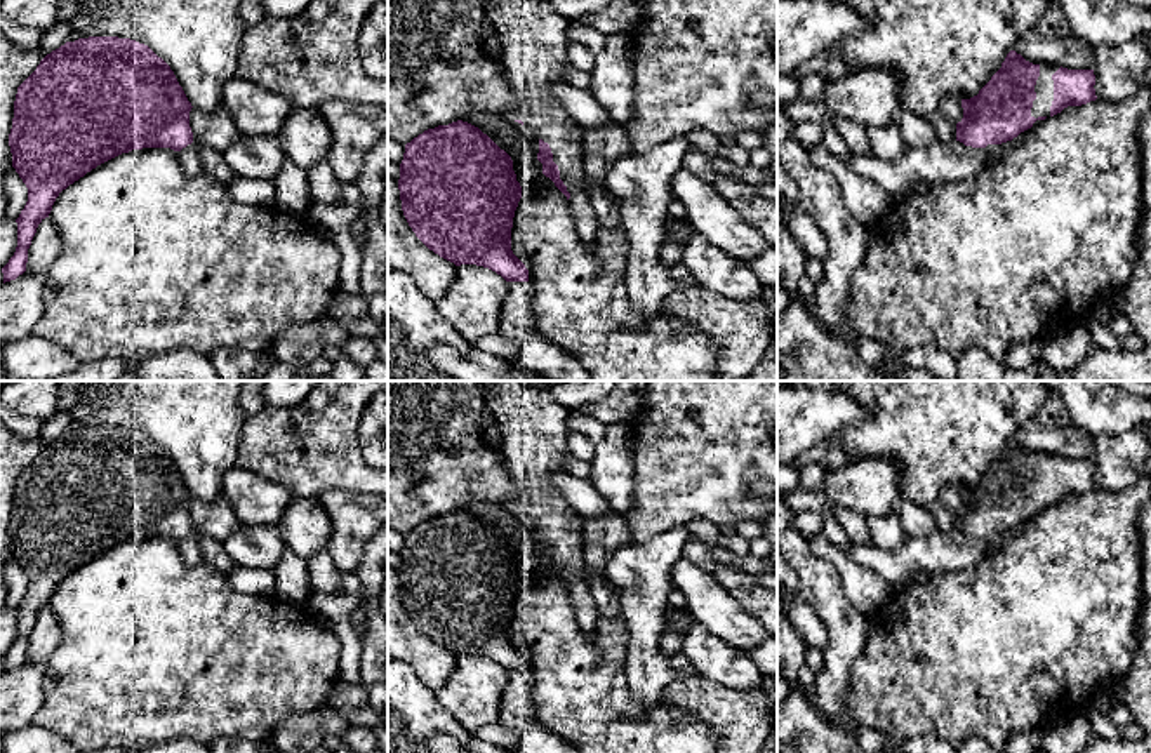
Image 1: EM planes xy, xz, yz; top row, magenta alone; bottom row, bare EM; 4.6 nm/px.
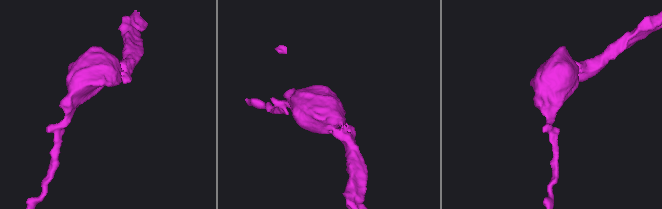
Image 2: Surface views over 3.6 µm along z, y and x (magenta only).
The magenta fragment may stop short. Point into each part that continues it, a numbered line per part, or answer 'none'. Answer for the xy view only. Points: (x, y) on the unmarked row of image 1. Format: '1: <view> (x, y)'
1: xy (188, 546)

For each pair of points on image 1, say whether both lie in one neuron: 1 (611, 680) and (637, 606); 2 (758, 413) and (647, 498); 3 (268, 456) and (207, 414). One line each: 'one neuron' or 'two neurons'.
1: two neurons
2: one neuron
3: two neurons

